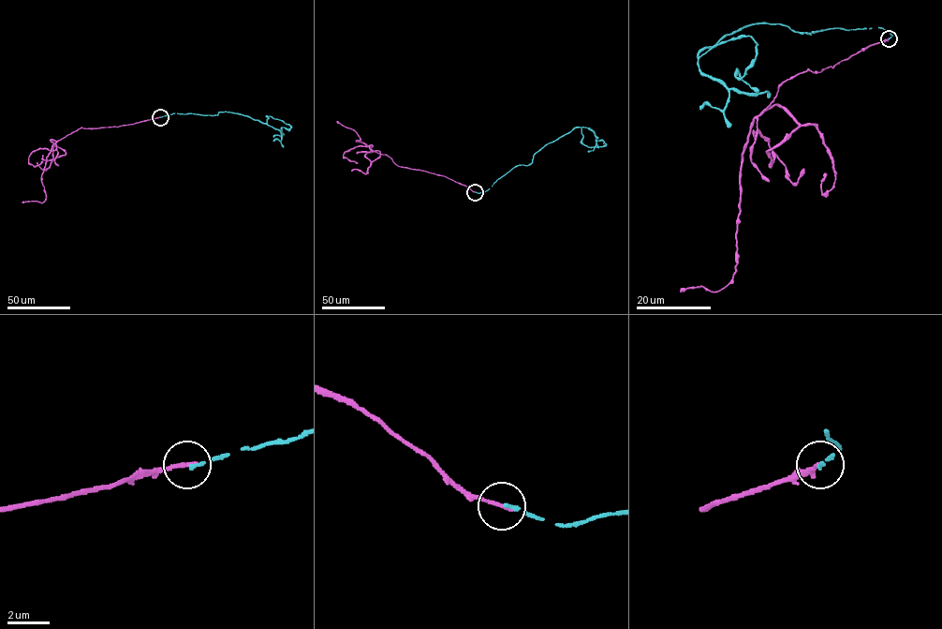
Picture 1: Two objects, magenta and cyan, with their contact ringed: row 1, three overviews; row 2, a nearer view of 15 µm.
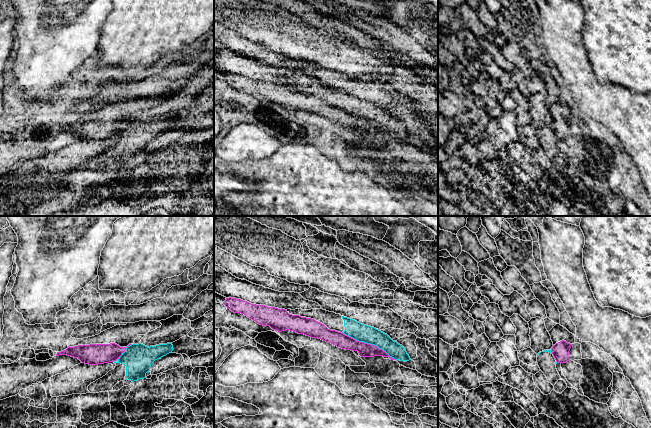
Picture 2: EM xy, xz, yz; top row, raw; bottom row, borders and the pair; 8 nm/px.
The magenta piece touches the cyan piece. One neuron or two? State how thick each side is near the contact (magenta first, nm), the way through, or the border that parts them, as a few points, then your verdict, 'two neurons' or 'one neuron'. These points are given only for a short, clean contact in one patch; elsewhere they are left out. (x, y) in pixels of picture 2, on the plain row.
120/140 nm | along xz (342, 108), (359, 117), (376, 121), (395, 135) | two neurons

